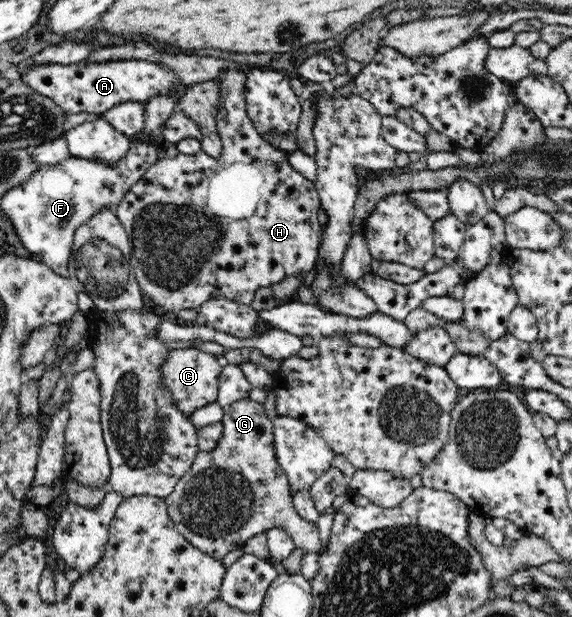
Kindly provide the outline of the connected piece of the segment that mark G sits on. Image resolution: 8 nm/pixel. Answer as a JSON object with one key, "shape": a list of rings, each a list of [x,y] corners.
{"shape":[[[250,399],[234,402],[224,408],[222,423],[223,436],[219,446],[209,452],[200,452],[190,470],[179,478],[173,493],[165,498],[168,513],[177,531],[199,551],[221,560],[229,551],[241,549],[250,537],[266,533],[273,526],[285,526],[296,547],[317,555],[320,551],[317,525],[309,524],[293,510],[287,476],[275,456],[273,421],[267,418],[263,405]]]}

